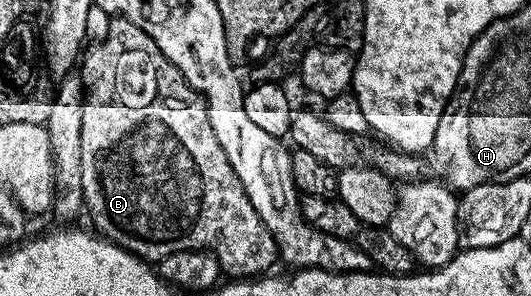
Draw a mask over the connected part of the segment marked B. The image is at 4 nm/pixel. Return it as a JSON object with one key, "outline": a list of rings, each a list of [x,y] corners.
{"outline":[[[116,16],[111,22],[105,39],[94,42],[82,54],[81,76],[85,96],[83,98],[83,114],[81,115],[81,187],[83,188],[83,204],[91,209],[91,221],[96,230],[107,240],[119,245],[122,249],[128,249],[148,263],[157,263],[165,259],[165,255],[174,253],[186,253],[188,251],[210,251],[219,260],[220,270],[228,273],[231,279],[258,279],[270,274],[274,265],[277,265],[279,248],[269,235],[265,223],[253,211],[253,203],[249,203],[249,195],[241,187],[225,151],[221,151],[221,143],[217,143],[217,135],[213,135],[213,127],[207,118],[207,103],[199,96],[190,83],[181,75],[181,71],[172,61],[153,43],[153,39],[137,23],[129,23],[129,19]]]}

